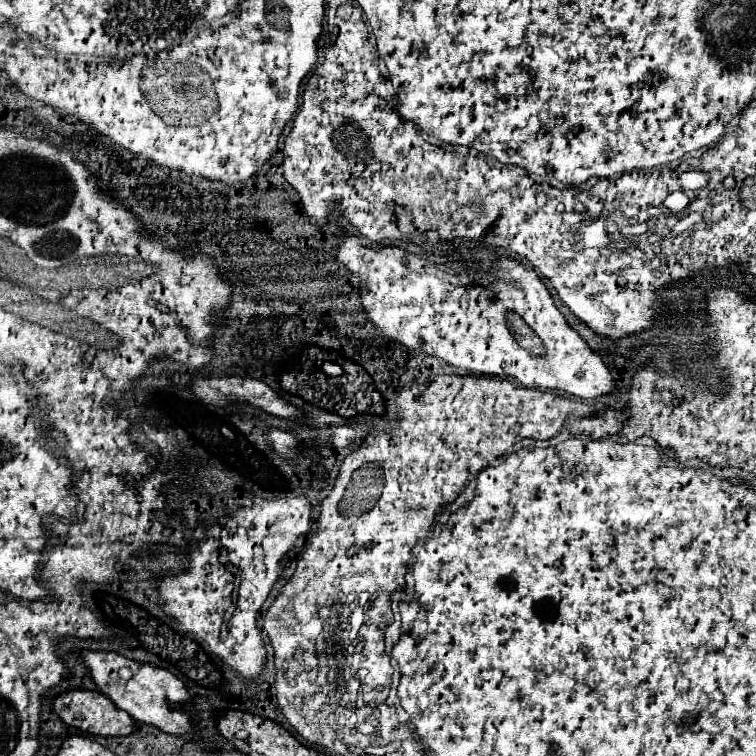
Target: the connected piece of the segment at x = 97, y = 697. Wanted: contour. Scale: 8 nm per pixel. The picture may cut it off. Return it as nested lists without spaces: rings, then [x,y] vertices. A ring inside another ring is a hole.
[[[70,690],[62,696],[56,698],[54,702],[54,712],[66,722],[68,726],[84,732],[84,734],[94,734],[94,736],[128,736],[136,730],[134,720],[130,714],[124,710],[118,710],[110,698],[106,698],[100,692],[90,692],[90,690]]]

